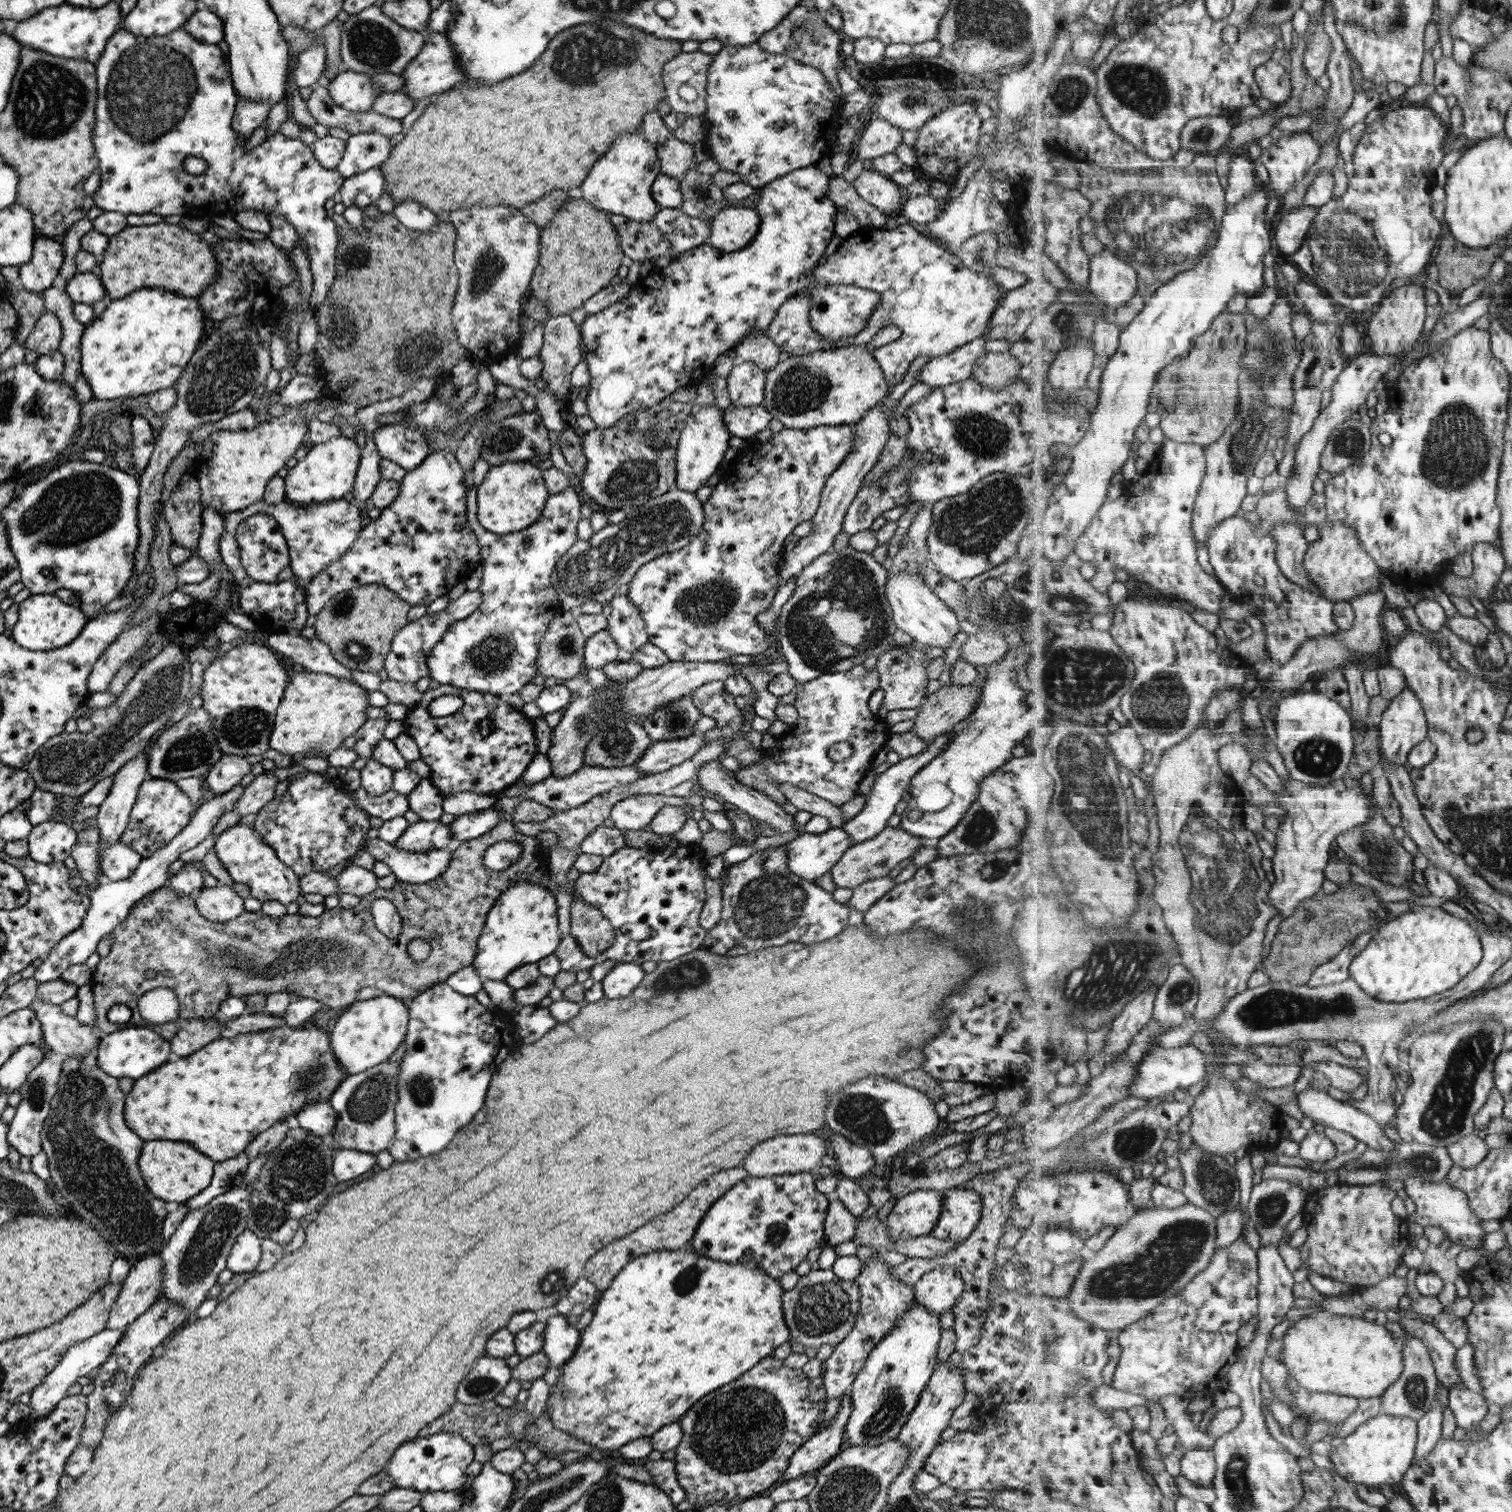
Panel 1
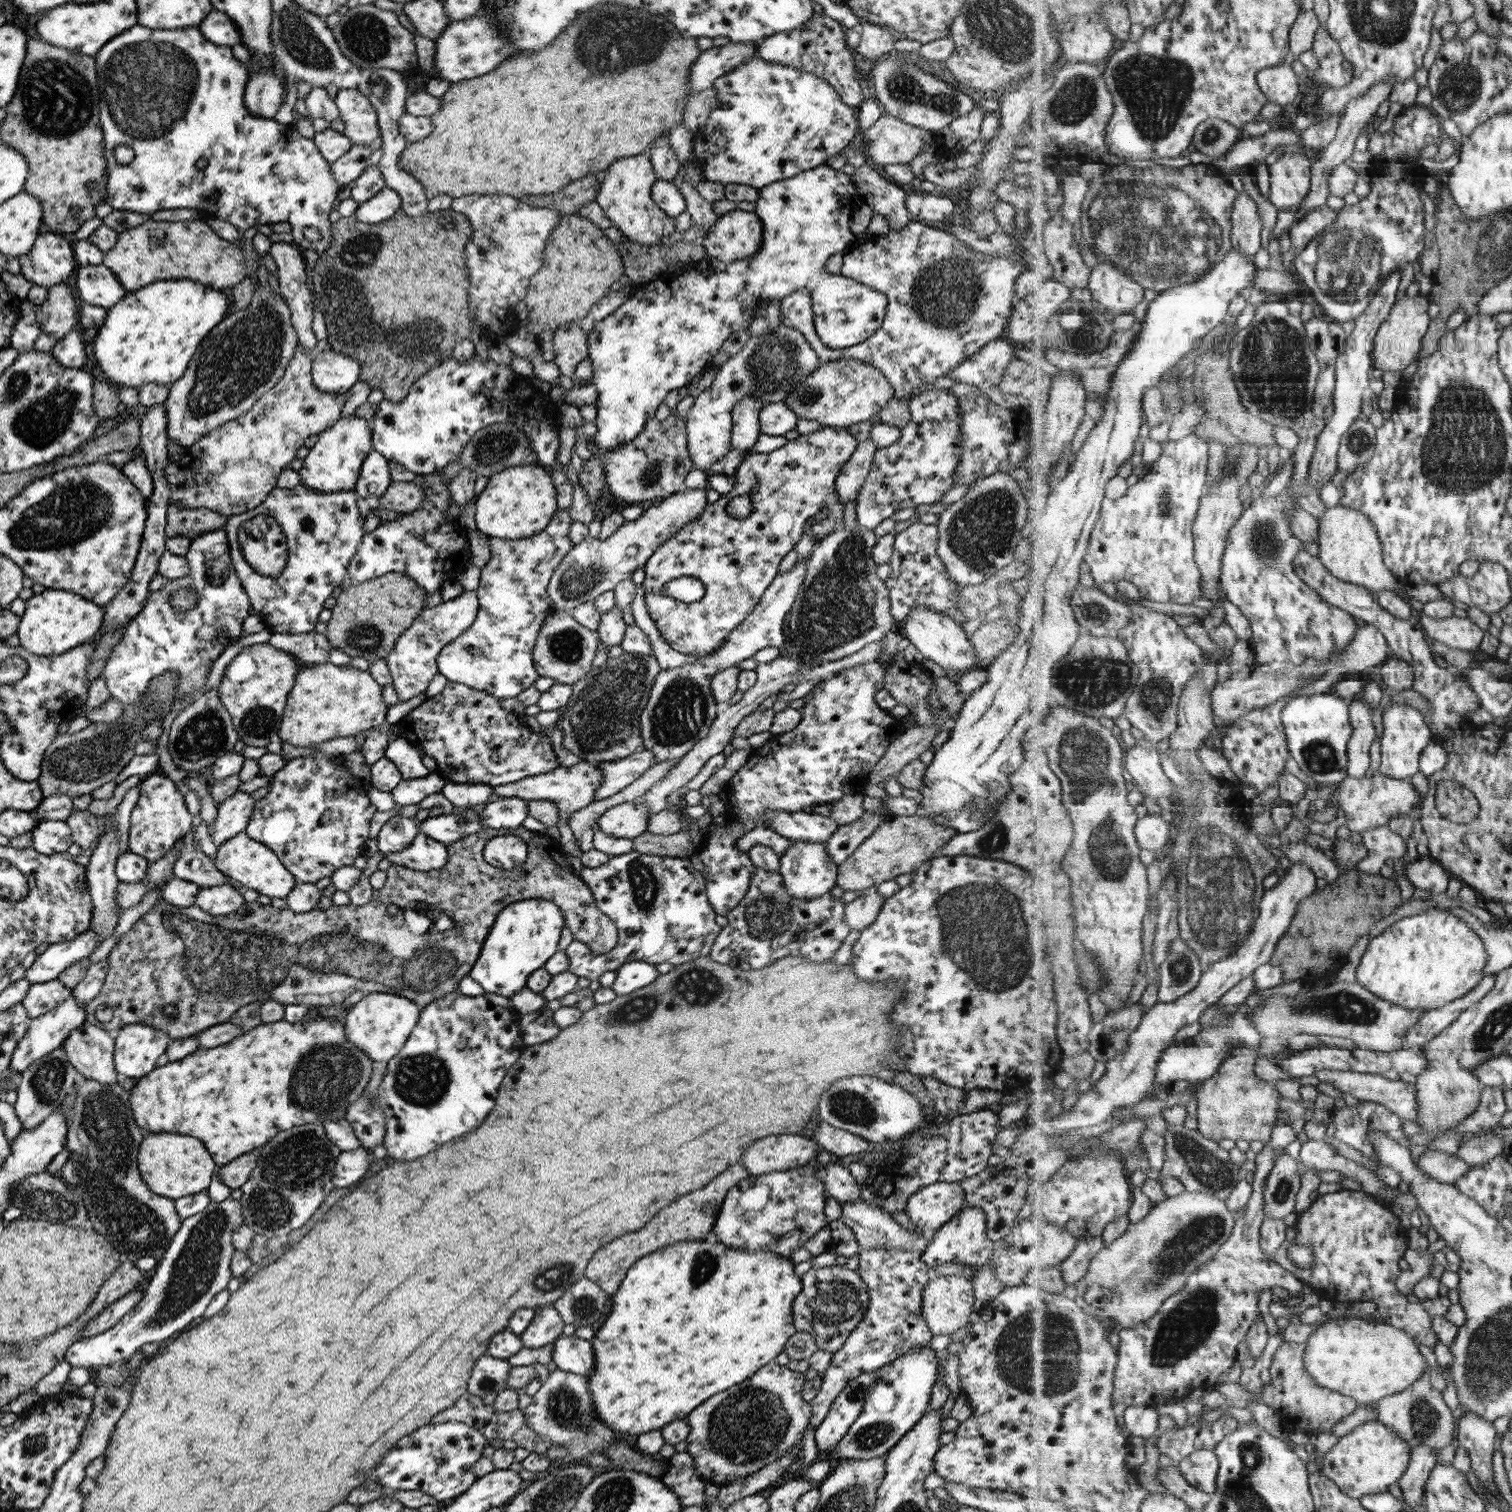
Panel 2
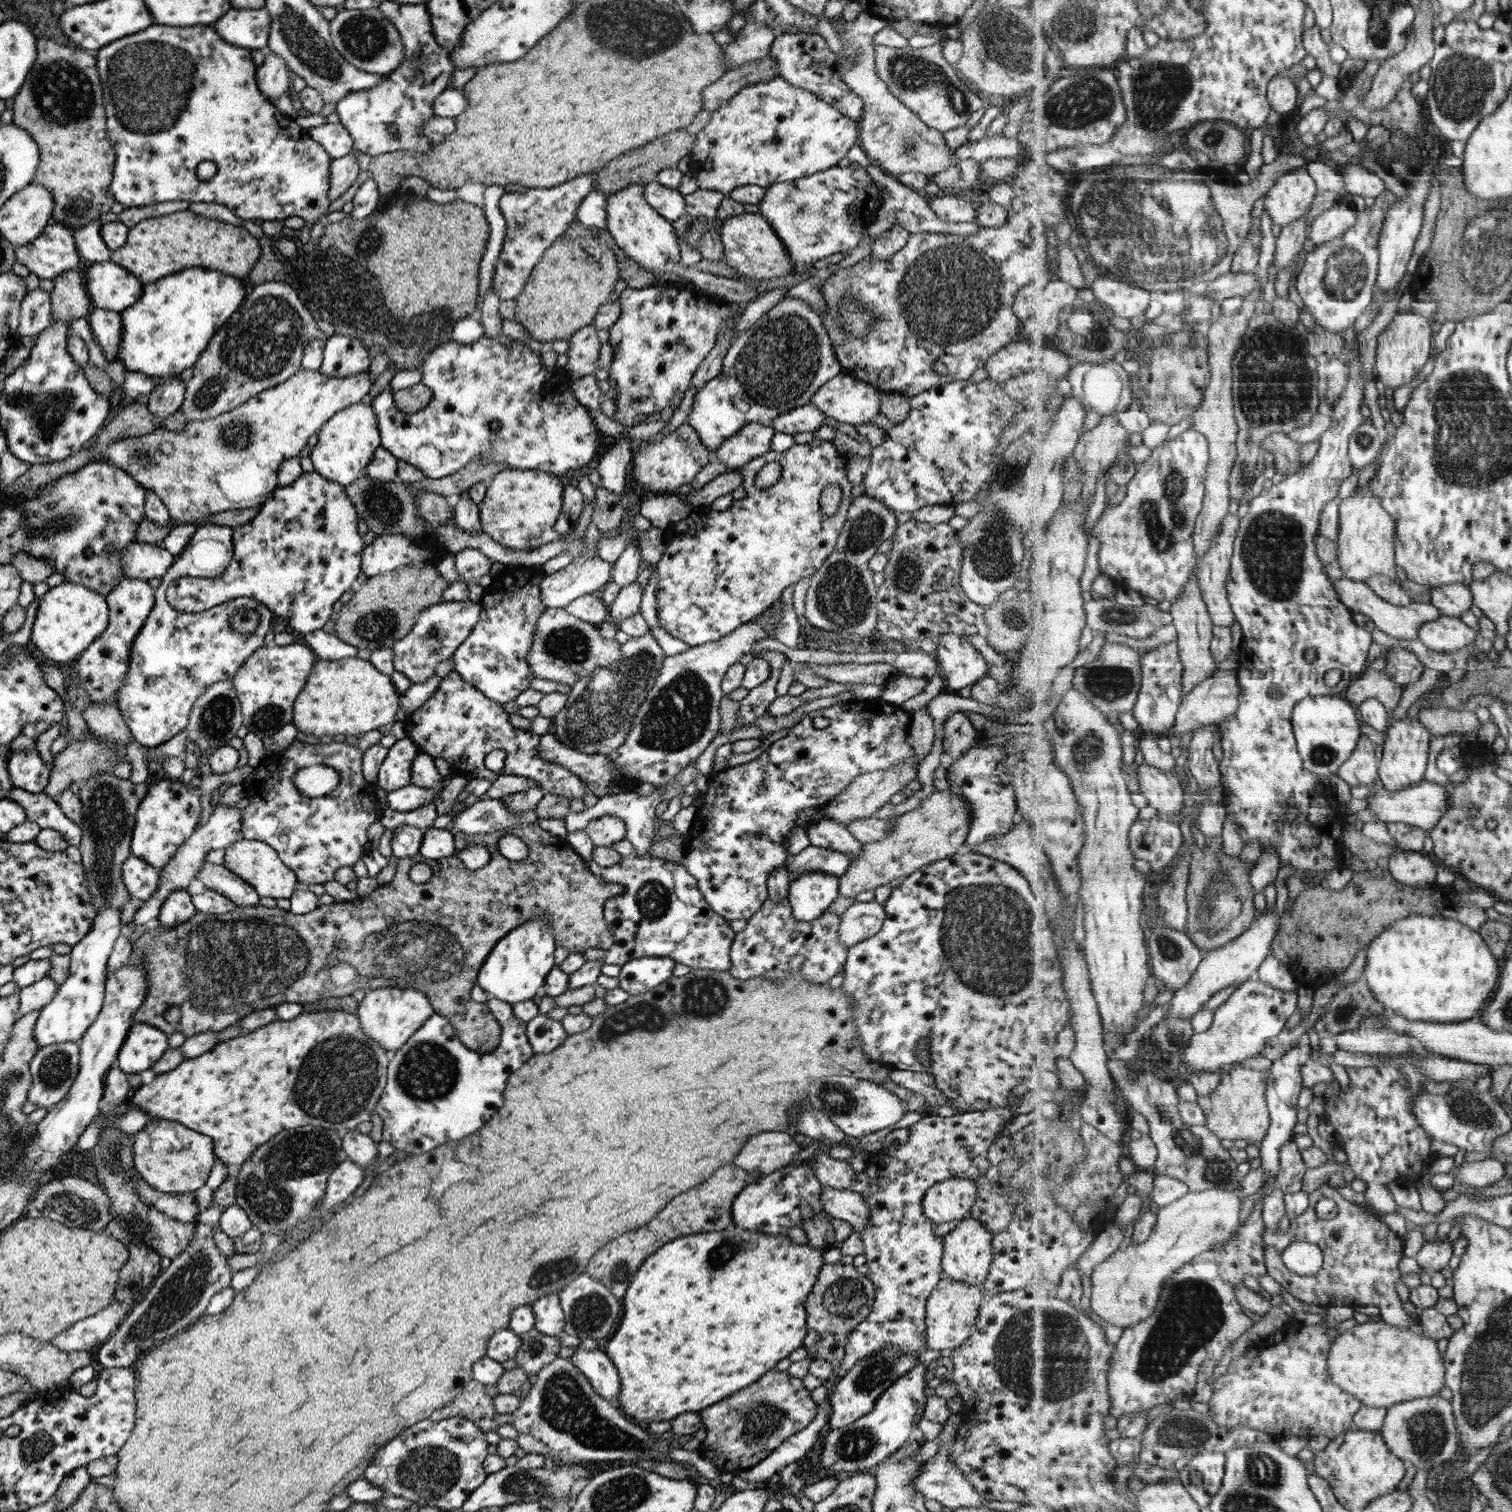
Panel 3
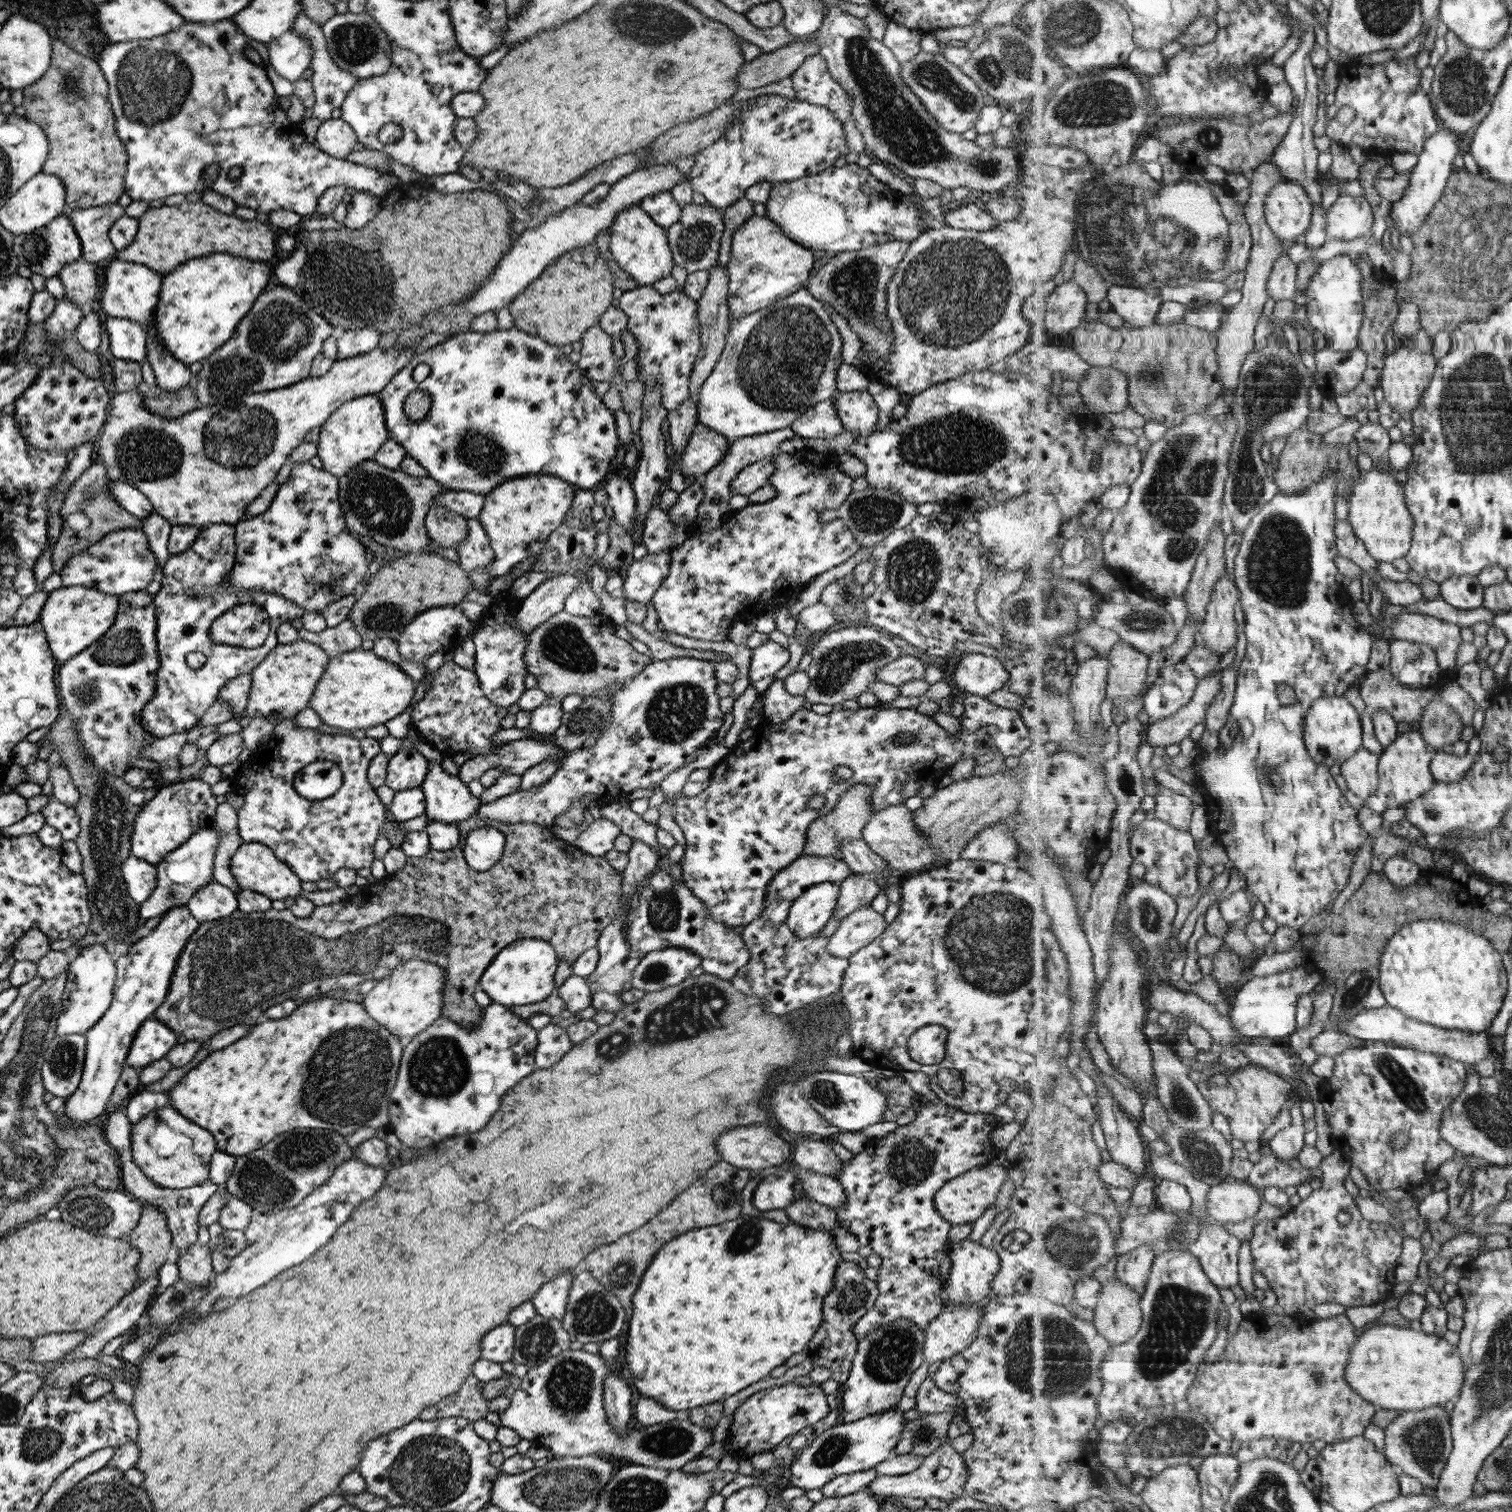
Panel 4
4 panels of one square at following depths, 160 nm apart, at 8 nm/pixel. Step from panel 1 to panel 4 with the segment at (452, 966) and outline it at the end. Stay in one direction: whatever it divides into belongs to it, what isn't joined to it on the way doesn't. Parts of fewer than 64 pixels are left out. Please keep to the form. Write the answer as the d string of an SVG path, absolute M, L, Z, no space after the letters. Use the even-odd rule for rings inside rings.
M476 814L468 816L465 820L459 821L456 825L459 832L459 842L449 850L437 851L429 849L423 856L413 858L407 857L405 864L390 876L386 876L382 880L375 883L366 884L359 887L356 894L349 895L341 901L331 904L320 905L314 908L314 911L307 916L307 918L295 918L289 910L265 910L265 912L243 912L235 910L227 917L213 919L198 923L198 927L193 934L186 940L185 946L178 954L176 963L174 964L173 974L169 979L169 988L167 989L165 998L157 1008L153 1009L152 1017L162 1022L167 1028L170 1028L175 1035L180 1036L181 1041L199 1041L208 1040L216 1032L221 1029L229 1028L235 1025L253 1025L262 1019L262 1012L267 1007L280 1003L284 1000L300 1000L310 999L311 996L323 996L329 990L335 988L352 989L357 987L364 980L383 980L387 978L394 968L397 968L402 962L418 958L419 960L426 960L436 964L442 968L444 972L444 985L442 986L442 1005L440 1016L443 1016L451 1022L465 1028L466 1030L476 1030L482 1027L485 1013L484 1008L480 1007L472 997L473 991L478 986L479 977L487 968L491 959L502 948L505 948L509 943L519 939L541 939L546 940L555 951L558 960L562 958L566 960L571 966L578 954L581 954L588 948L596 946L597 939L601 931L607 924L613 921L617 915L620 900L622 896L622 874L621 871L615 870L609 866L609 863L604 857L596 857L584 853L581 849L575 846L575 843L568 843L564 840L558 839L553 832L544 825L539 826L531 822L518 822L517 824L503 824L497 820L479 820ZM477 827L492 827L496 828L503 834L505 842L499 860L491 866L489 870L479 872L478 870L471 870L465 859L463 858L462 848L465 844L467 833Z

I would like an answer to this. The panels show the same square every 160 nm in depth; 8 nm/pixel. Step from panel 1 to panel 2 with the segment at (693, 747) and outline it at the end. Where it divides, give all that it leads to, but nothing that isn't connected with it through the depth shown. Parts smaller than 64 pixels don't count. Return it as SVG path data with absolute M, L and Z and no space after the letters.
M645 749L637 750L613 762L596 762L595 768L601 772L601 783L594 790L592 801L603 800L619 792L639 778L652 764L654 756Z

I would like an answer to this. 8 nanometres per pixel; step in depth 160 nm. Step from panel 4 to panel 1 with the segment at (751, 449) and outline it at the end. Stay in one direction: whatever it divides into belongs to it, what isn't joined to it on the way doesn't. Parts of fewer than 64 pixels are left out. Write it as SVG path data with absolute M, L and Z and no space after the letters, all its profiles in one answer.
M743 361L733 365L726 376L730 405L734 408L760 405L764 395L765 377L766 372L753 362Z

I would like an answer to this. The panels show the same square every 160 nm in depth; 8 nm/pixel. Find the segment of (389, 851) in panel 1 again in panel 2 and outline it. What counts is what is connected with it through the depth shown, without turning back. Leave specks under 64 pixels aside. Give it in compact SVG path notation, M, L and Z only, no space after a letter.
M418 832L415 838L399 852L383 853L390 863L418 870L419 872L436 871L448 859L447 847Z

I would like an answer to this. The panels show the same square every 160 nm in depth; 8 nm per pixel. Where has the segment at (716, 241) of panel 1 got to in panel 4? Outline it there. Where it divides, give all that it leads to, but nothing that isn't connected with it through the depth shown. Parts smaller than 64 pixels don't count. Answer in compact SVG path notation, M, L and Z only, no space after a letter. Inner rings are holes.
M755 215L747 218L733 232L730 240L729 260L726 263L728 320L766 308L774 301L803 288L803 282L809 280L813 261L810 249L786 238L771 220ZM687 398L676 406L672 411L668 411L666 414L667 422L669 422L668 434L670 444L675 452L675 456L678 457L682 448L687 444L690 432L697 423L696 422L696 406L694 402Z

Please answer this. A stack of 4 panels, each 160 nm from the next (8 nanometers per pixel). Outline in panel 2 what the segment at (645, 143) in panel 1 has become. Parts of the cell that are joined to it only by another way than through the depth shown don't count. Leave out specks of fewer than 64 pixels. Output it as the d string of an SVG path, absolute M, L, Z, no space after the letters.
M641 153L629 158L619 158L605 170L605 178L599 182L594 200L613 228L617 228L626 242L653 245L659 244L674 232L674 220L666 216L650 198L651 186L656 182L649 159Z

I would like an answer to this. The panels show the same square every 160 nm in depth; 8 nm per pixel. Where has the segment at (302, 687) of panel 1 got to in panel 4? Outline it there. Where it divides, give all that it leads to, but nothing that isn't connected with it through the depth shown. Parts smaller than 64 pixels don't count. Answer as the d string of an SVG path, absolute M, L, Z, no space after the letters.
M357 648L332 657L325 666L307 707L311 708L325 726L341 730L365 730L384 724L411 706L415 681L371 650Z

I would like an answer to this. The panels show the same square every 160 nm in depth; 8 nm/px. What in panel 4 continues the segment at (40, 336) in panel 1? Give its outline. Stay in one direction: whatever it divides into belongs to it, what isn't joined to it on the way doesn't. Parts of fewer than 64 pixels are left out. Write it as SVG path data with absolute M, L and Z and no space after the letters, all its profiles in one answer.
M77 259L69 264L65 264L63 268L60 268L56 277L61 281L61 285L63 285L64 290L62 299L72 302L84 312L94 306L94 302L96 302L97 299L97 288L99 287L98 265L91 262L85 262L82 259Z

